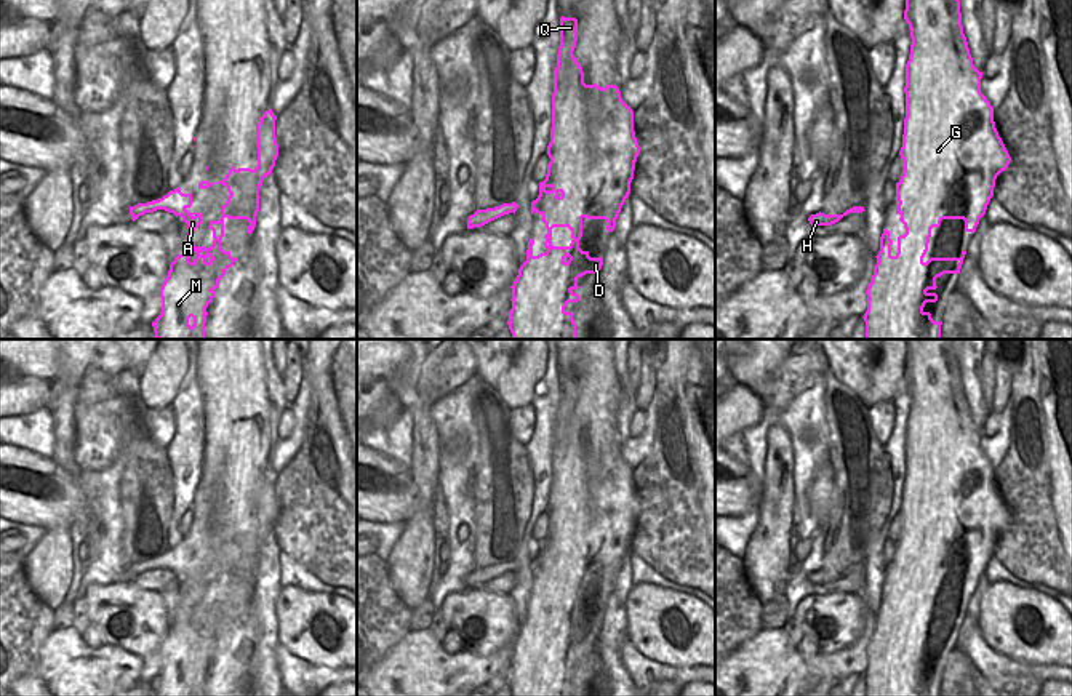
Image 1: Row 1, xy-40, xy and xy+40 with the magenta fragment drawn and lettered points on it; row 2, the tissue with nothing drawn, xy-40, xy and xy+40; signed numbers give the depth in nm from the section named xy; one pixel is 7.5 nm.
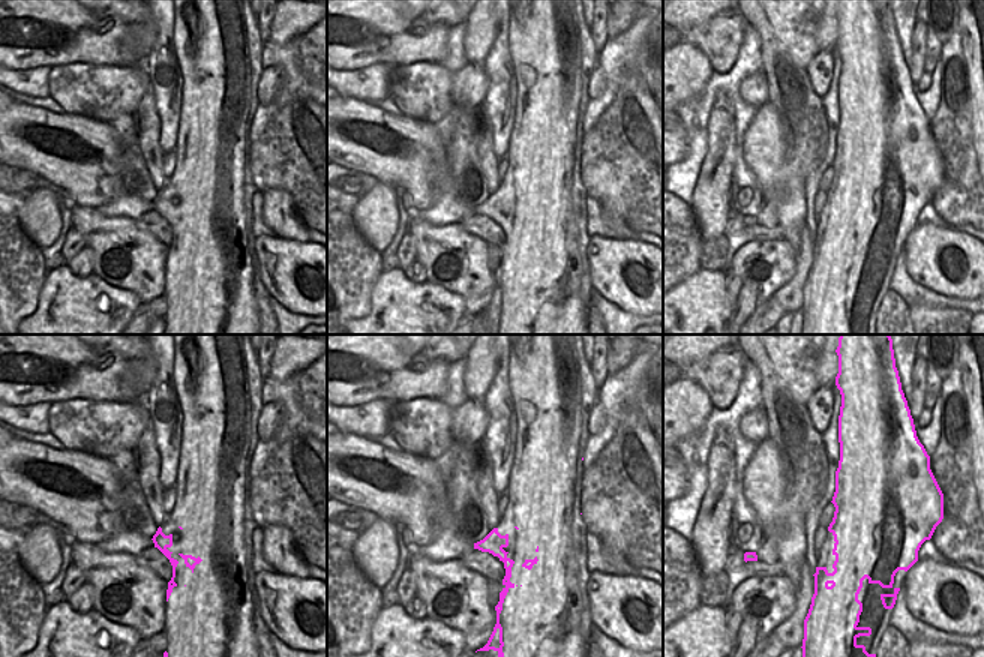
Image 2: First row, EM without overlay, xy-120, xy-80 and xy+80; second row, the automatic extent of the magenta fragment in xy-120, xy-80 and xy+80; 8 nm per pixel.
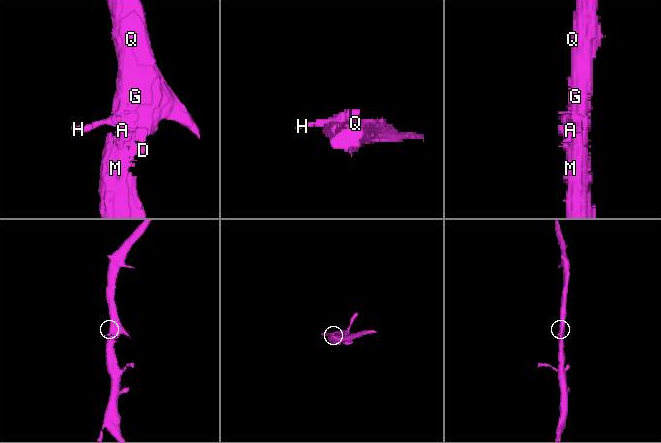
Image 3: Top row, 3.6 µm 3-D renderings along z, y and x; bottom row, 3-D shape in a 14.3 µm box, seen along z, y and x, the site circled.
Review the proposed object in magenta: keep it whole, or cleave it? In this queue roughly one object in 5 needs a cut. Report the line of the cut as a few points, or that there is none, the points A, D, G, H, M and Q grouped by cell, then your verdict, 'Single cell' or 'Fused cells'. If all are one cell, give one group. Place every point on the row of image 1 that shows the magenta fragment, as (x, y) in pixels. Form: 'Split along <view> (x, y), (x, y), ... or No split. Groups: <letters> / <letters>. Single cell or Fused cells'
No split. Groups: A D G H M Q. Single cell.

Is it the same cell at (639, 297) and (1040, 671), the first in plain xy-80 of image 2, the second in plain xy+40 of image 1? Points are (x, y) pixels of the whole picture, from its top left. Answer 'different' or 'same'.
different

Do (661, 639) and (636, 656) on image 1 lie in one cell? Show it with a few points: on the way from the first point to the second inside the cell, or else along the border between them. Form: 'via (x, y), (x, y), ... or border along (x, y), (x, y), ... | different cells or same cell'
border along (628, 640), (644, 655), (676, 668) | different cells

